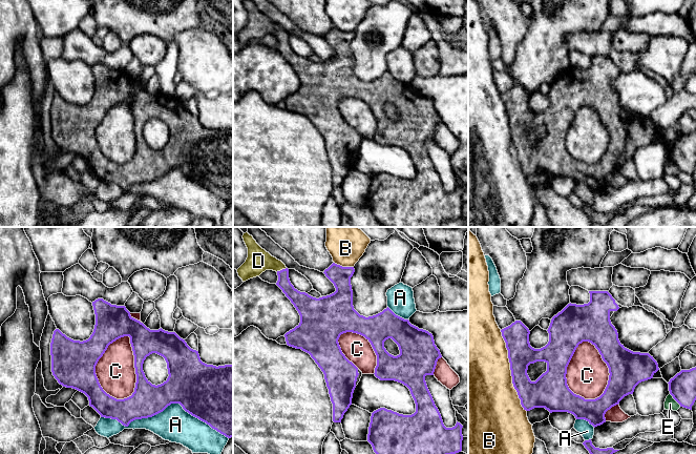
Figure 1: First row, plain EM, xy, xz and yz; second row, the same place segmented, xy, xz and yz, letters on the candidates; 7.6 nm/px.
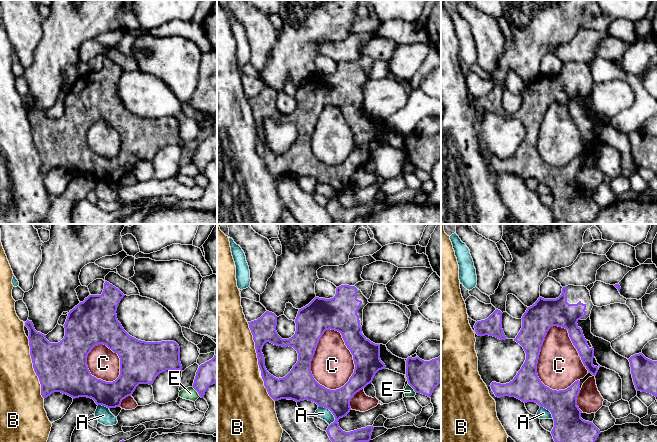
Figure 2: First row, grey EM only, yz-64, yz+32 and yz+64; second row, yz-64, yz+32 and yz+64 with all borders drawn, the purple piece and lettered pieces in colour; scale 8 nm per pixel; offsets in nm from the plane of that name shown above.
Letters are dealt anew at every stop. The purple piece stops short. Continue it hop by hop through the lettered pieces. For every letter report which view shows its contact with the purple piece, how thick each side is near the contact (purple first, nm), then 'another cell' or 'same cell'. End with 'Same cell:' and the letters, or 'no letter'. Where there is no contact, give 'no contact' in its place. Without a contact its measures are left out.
A: xy | 320/260 nm | another cell
B: yz | 200/480 nm | another cell
C: xy | 260/300 nm | another cell
D: xz | 110/180 nm | same cell
E: yz | 200/90 nm | another cell
Same cell: D

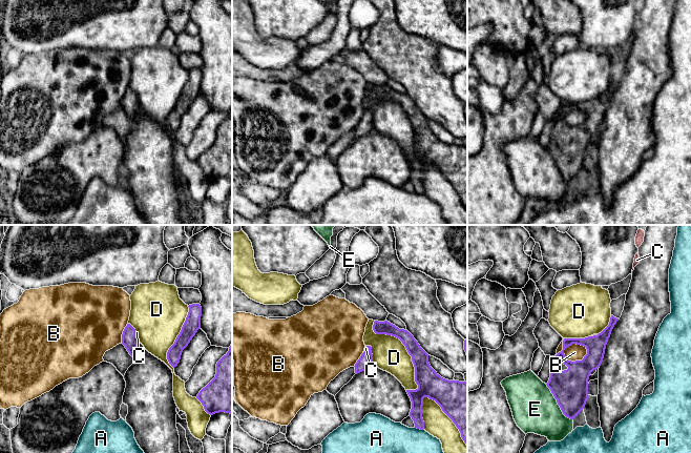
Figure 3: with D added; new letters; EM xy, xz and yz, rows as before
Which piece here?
A: xz | 100/260 nm | another cell
B: yz | 180/130 nm | another cell
C: xz | 110/20 nm | same cell
D: xz | 150/260 nm | another cell
E: yz | 280/360 nm | another cell
Same cell: C

